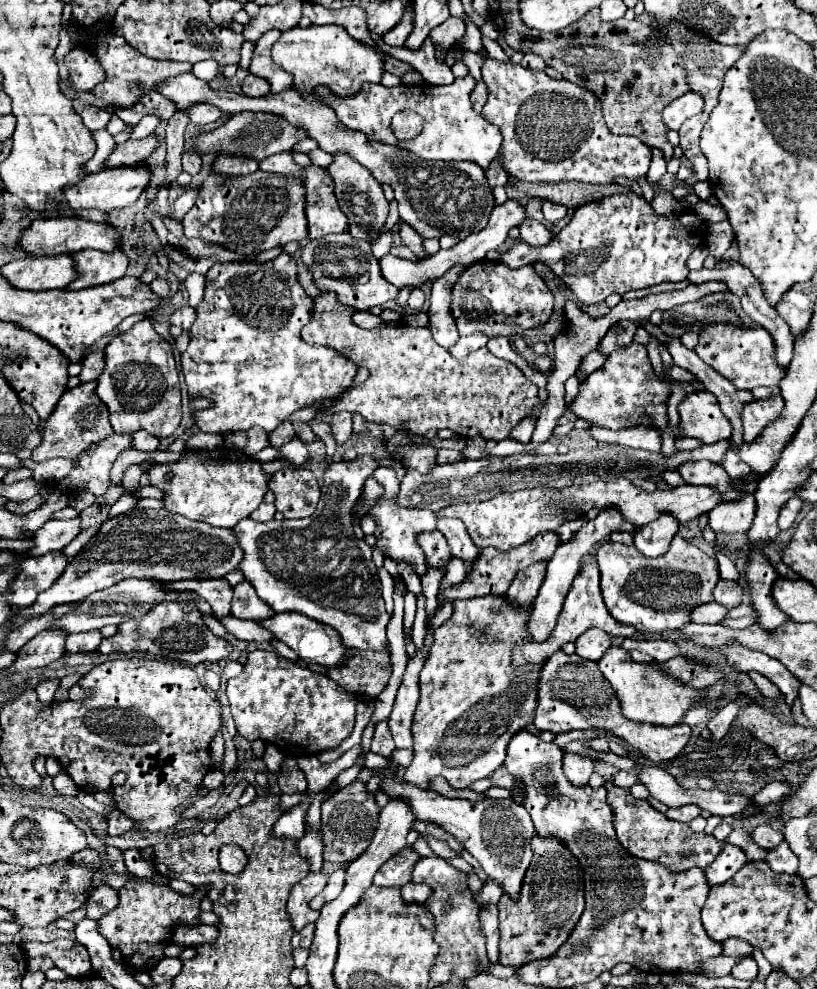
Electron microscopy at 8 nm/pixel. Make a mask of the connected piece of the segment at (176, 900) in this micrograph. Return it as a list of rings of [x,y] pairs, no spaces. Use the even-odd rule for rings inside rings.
[[[130,881],[118,893],[108,885],[98,885],[88,897],[86,911],[90,919],[96,919],[96,921],[100,919],[98,931],[112,948],[121,950],[124,963],[130,969],[152,971],[156,963],[164,959],[164,945],[172,943],[176,927],[200,925],[200,917],[198,917],[200,901],[206,895],[208,895],[208,885],[196,887],[196,891],[190,895],[180,895],[170,887],[142,883],[142,881]],[[118,895],[120,895],[120,903],[118,903]]]

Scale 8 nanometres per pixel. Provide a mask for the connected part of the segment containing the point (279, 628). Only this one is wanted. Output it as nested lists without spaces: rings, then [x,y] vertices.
[[[276,613],[274,617],[260,621],[262,627],[266,627],[268,631],[274,633],[276,639],[280,639],[282,643],[286,643],[290,649],[294,649],[302,661],[306,663],[318,663],[324,667],[338,667],[342,663],[348,661],[350,655],[346,655],[346,647],[340,641],[340,635],[336,633],[336,629],[322,625],[310,617],[304,617],[300,613]]]

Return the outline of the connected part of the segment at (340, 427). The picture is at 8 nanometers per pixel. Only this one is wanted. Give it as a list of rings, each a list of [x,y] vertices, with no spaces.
[[[346,411],[336,413],[332,419],[332,435],[336,439],[336,445],[344,445],[348,441],[350,429],[352,429],[352,413]]]

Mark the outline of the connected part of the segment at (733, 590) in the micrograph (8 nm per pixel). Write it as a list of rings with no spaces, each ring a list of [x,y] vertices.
[[[720,579],[716,583],[716,589],[712,591],[714,595],[714,601],[724,605],[726,609],[732,609],[736,605],[740,605],[740,599],[742,599],[742,587],[738,583],[732,583],[732,581],[726,581],[726,579]]]

